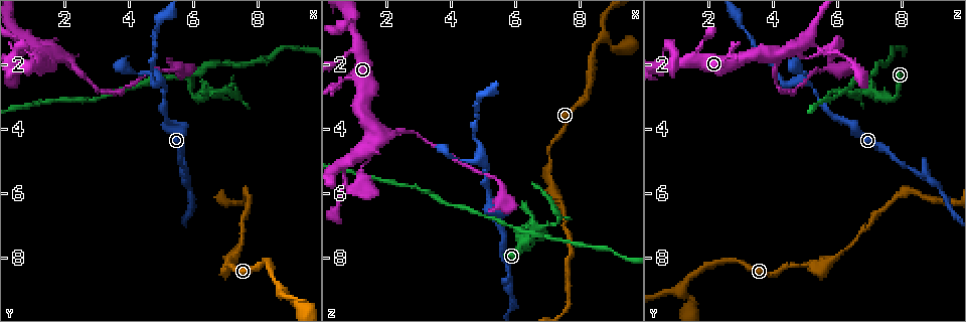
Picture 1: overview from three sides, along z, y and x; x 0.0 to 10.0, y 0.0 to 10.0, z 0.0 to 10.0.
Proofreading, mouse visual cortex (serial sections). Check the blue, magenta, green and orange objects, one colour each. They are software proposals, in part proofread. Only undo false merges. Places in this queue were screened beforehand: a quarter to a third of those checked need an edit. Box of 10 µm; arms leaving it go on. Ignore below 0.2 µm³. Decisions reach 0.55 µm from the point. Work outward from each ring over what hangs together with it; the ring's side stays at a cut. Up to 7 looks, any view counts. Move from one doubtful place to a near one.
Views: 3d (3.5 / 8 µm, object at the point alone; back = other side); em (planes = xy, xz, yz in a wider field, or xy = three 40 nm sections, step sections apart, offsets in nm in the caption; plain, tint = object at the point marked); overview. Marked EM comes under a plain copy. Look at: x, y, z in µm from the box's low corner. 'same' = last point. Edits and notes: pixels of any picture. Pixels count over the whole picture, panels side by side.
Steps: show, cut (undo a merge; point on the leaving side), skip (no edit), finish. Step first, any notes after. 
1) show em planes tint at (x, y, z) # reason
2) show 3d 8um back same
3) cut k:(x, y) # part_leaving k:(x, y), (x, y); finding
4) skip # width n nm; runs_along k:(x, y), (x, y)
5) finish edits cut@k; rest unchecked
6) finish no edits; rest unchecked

show 3d 8um at (8.75, 9.05, 1.10) # three arms meet

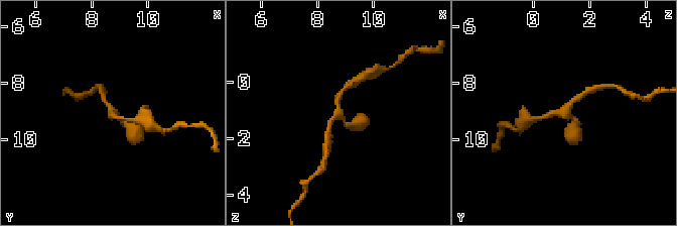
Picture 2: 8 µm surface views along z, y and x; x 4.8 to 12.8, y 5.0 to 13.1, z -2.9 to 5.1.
show 3d 3.5um same # closer look

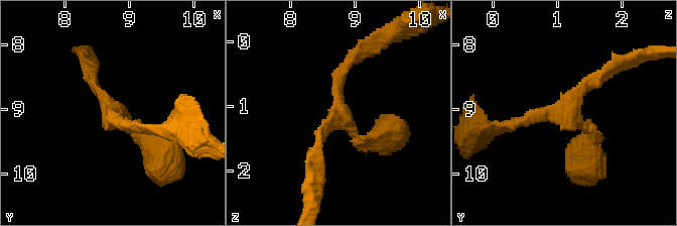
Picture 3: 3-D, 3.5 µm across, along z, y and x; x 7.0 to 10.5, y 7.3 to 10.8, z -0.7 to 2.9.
skip # runs_along 3:(92, 72), (110, 109), (156, 152); one cell here

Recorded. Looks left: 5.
show 3d 3.5um at (4.90, 2.65, 4.40) # abrupt turn

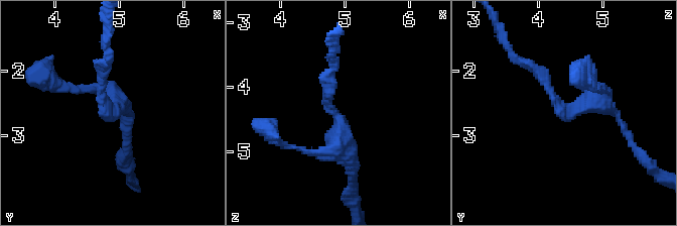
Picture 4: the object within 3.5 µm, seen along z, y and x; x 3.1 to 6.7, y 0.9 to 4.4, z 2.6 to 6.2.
show em xy step 1 tint at (4.85, 2.60, 4.40) # arm_widths 200, 200 nm

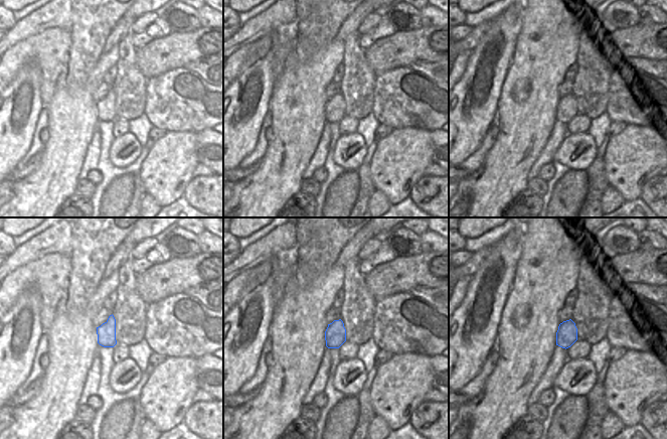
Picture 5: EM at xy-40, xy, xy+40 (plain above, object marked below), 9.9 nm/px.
skip # runs_along 4:(622, 123), (603, 104), (565, 110), (524, 64); one cell here

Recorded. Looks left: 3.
show 3d 3.5um at (2.50, 2.25, 4.10) # calibre changes

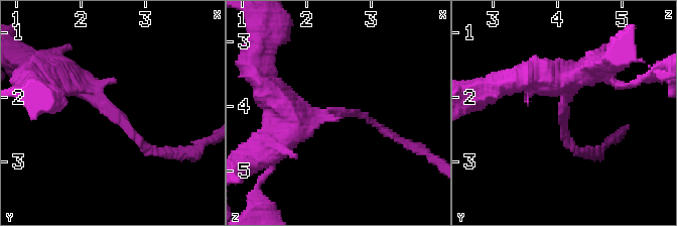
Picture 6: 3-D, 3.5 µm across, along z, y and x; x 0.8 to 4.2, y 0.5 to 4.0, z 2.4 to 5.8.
show em planes tint at (2.55, 2.25, 4.10) # arm_widths 150, 400 nm; need the tissue

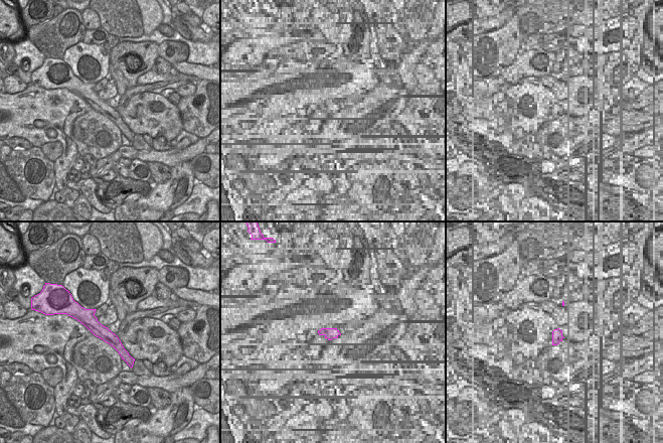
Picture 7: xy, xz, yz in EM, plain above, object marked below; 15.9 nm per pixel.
skip # runs_along 6:(57, 78), (89, 90), (160, 151); one cell here

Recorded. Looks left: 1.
finish no edits; rest unchecked

